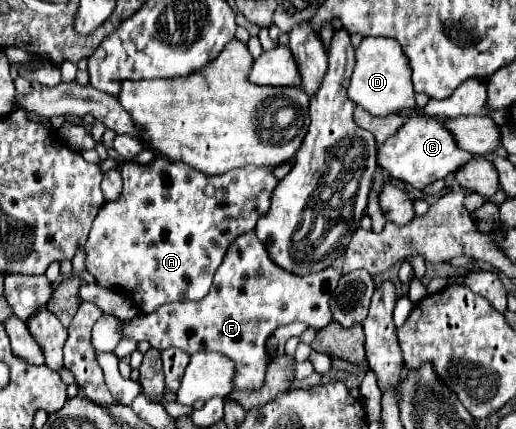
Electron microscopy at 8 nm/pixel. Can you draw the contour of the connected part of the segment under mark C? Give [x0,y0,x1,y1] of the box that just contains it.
[378,115,472,189]

